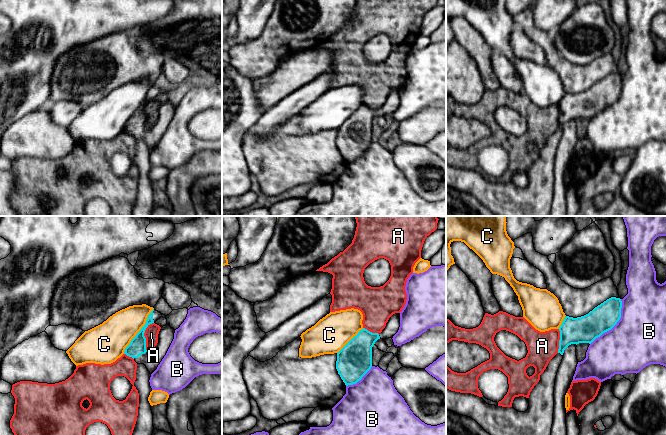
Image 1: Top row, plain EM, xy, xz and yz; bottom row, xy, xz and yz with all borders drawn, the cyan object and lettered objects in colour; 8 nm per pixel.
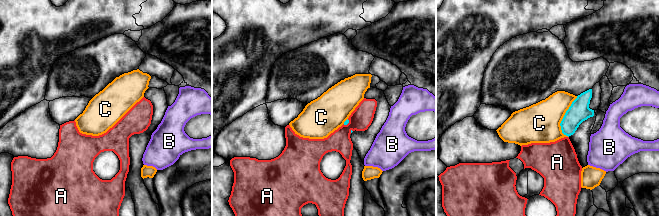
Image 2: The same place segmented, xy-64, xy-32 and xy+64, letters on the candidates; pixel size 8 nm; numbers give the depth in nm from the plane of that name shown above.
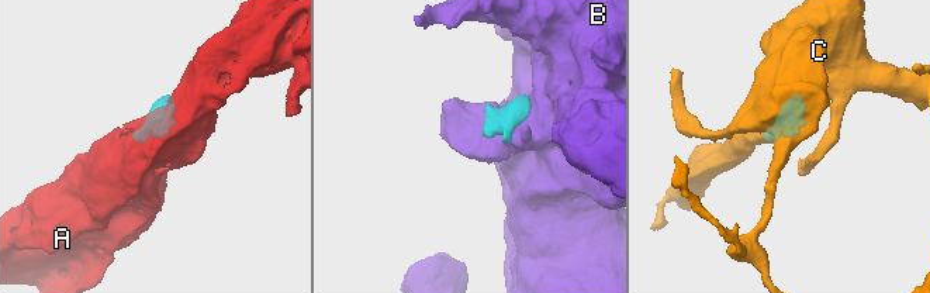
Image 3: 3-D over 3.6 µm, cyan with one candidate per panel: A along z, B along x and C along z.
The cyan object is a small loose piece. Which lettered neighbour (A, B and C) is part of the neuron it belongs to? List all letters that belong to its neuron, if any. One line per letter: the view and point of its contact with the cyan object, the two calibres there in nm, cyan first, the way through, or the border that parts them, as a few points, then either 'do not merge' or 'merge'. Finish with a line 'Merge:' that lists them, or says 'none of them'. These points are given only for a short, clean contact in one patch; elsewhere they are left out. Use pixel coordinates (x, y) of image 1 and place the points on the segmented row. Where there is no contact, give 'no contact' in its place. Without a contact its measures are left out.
A: contact xy (144, 336); calibres 140 and 110 nm; do not merge
B: contact yz (615, 324); calibres 220 and 440 nm; do not merge
C: contact xy (139, 331); calibres 140 and 280 nm; do not merge
Merge: none of them

